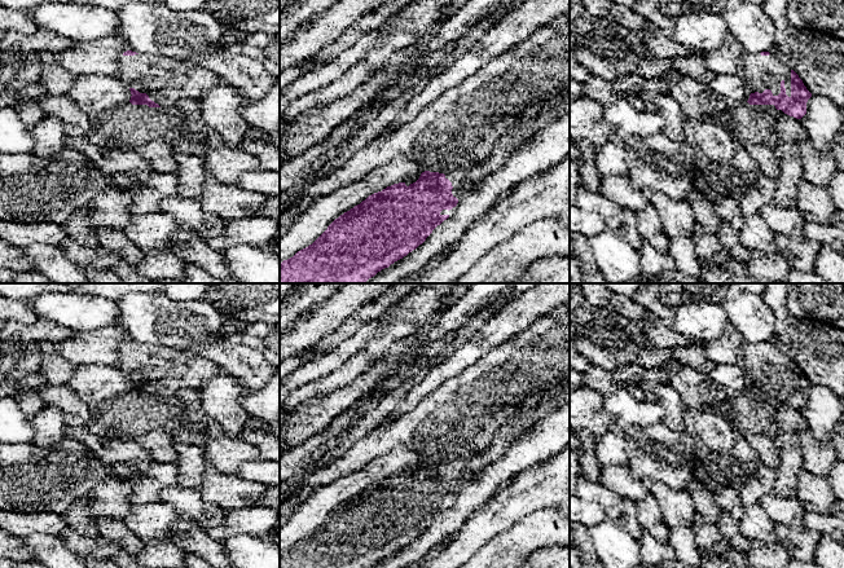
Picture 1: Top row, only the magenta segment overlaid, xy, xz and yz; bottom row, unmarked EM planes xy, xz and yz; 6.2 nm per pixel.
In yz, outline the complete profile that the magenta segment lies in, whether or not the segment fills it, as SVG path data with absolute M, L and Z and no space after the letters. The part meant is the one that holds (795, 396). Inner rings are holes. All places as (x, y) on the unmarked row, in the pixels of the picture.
M744 342L737 351L735 364L744 373L750 395L774 395L777 400L801 409L812 383L799 365L773 343Z

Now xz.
M447 457L436 462L425 461L410 474L394 474L369 485L360 494L335 508L328 519L308 537L280 552L280 568L372 568L422 534L432 520L454 503L456 496L470 481L463 479L467 461L462 457Z

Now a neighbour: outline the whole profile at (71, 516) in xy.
M82 501L71 506L65 514L62 514L67 528L71 528L87 537L100 536L98 518L92 518L89 512L89 502Z

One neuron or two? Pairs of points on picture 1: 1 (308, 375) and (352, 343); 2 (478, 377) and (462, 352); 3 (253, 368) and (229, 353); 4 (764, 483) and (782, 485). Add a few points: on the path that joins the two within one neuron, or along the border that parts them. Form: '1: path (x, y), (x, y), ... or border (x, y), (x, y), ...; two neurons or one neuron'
1: path (319, 365), (342, 353); one neuron
2: border (495, 347), (444, 381); two neurons
3: path (247, 366), (234, 359); one neuron
4: border (776, 469), (776, 481), (770, 493); two neurons

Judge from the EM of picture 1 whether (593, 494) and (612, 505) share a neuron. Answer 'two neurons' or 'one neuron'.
one neuron

